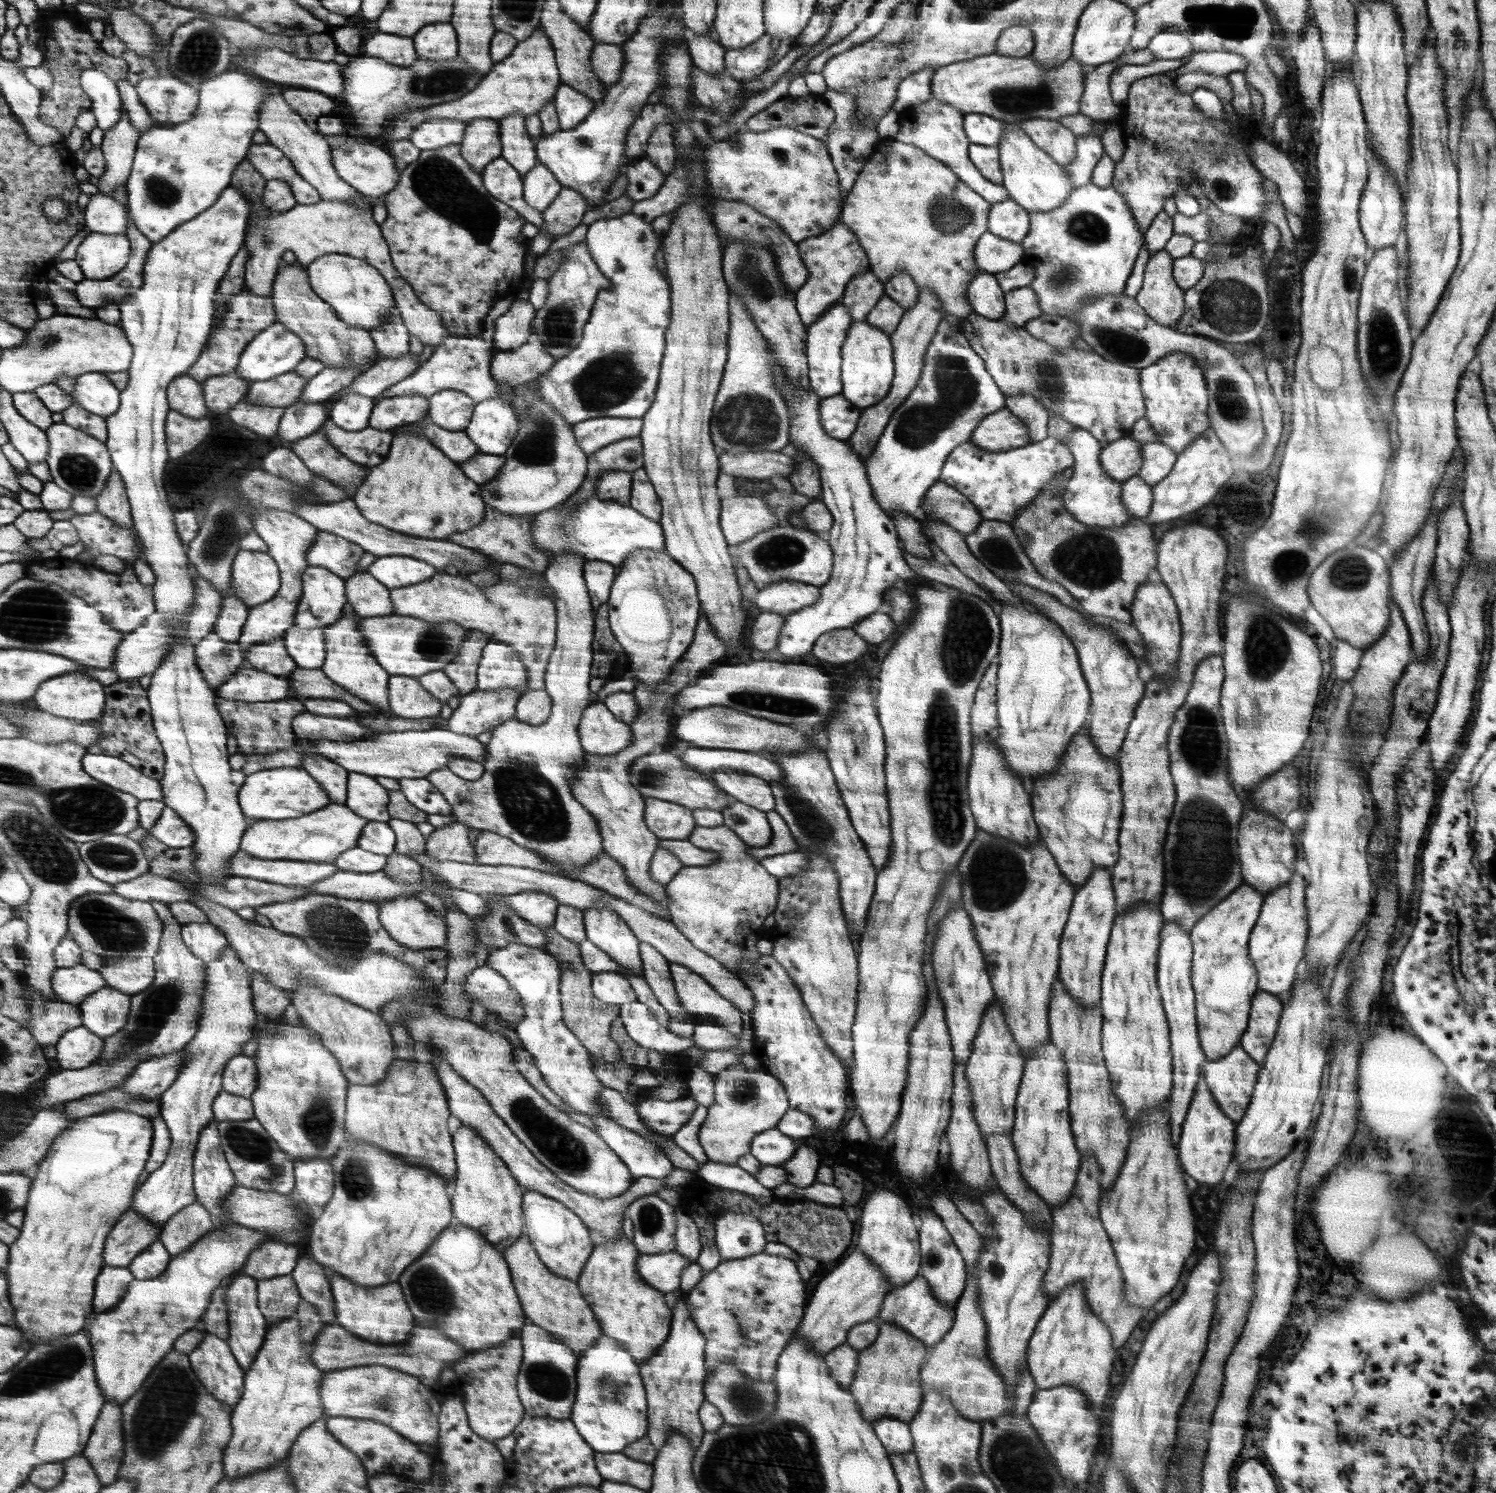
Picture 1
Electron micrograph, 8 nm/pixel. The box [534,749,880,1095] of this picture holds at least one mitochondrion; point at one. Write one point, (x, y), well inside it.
(816, 828)

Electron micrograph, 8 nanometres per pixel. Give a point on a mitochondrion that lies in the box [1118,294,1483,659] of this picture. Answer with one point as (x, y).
(1384, 350)

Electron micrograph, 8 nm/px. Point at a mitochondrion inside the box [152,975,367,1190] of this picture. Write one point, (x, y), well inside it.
(247, 1143)

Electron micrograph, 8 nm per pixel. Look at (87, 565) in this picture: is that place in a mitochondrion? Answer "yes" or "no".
no

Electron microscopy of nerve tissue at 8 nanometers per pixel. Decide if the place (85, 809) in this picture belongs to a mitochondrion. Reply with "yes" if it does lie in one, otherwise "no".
yes

